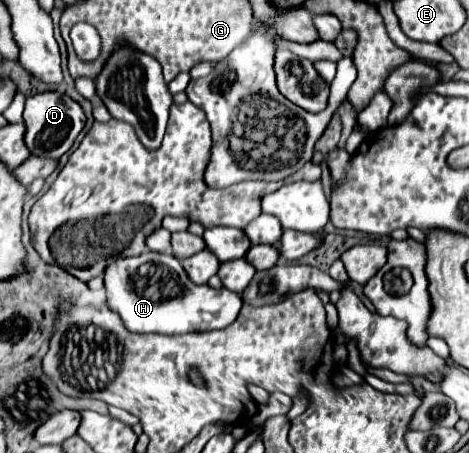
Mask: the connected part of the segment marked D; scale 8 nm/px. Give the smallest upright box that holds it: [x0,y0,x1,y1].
[24,91,86,161]

